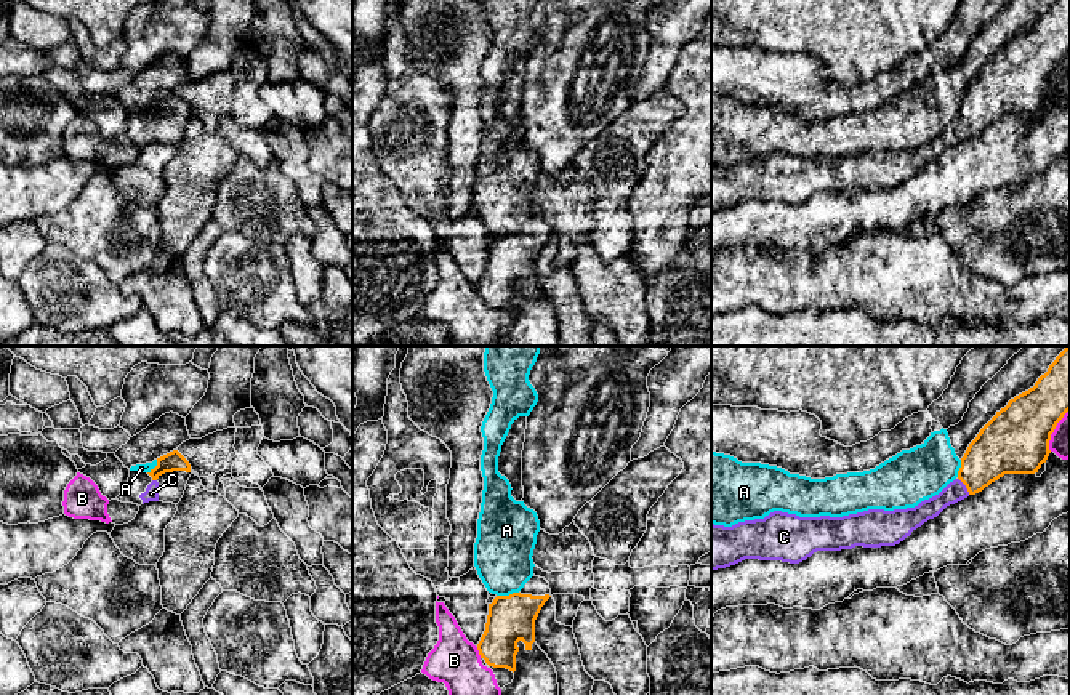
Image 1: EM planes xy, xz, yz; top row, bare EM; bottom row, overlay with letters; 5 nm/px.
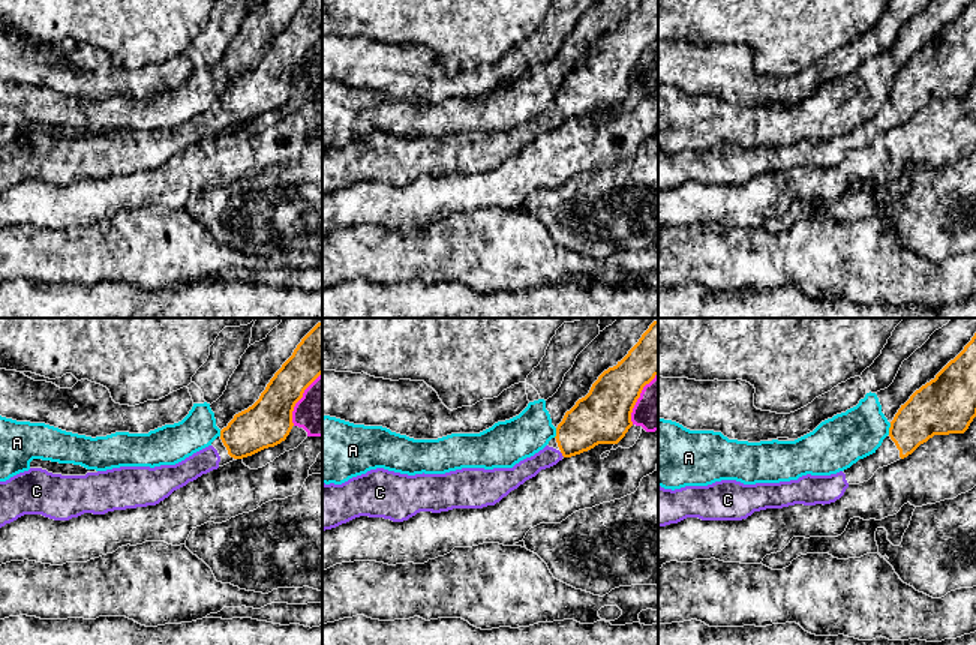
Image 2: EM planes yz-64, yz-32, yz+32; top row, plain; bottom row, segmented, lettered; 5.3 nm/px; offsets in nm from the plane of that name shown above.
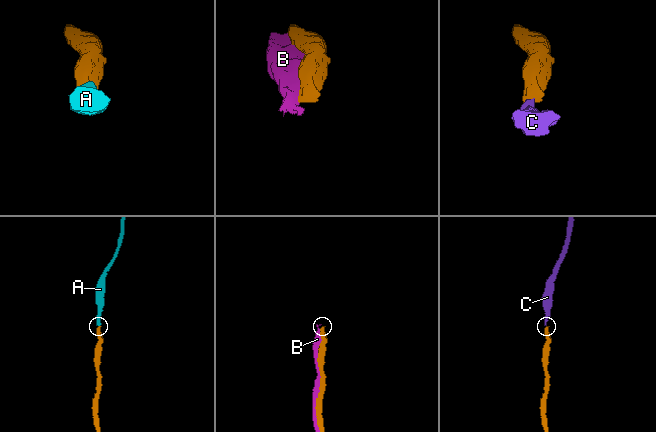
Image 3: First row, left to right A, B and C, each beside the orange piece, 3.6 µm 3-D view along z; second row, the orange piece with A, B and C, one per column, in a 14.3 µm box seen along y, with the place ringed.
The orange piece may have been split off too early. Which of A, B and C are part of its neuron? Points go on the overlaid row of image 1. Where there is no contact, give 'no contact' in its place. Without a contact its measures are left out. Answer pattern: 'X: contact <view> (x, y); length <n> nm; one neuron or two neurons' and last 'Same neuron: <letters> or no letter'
A: contact xz (506, 596); length 110 nm; two neurons
B: contact xz (479, 652); length 60 nm; two neurons
C: contact yz (965, 484); length 110 nm; one neuron
Same neuron: C

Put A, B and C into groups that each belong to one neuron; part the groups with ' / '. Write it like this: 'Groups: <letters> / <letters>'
Groups: A / B / C

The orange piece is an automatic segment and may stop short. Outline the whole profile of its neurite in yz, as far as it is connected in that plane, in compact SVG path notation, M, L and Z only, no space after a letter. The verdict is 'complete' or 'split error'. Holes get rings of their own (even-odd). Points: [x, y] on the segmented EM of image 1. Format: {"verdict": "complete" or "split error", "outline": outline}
{"verdict": "split error", "outline": "M1067 346L1033 388L1016 396L980 429L969 444L958 477L939 495L907 509L868 509L843 517L799 517L774 511L764 519L738 522L732 527L711 524L711 572L735 565L745 559L799 564L817 551L841 551L855 546L895 546L947 506L975 495L1004 474L1035 474L1046 463L1049 440L1057 423L1070 410L1070 346Z"}

